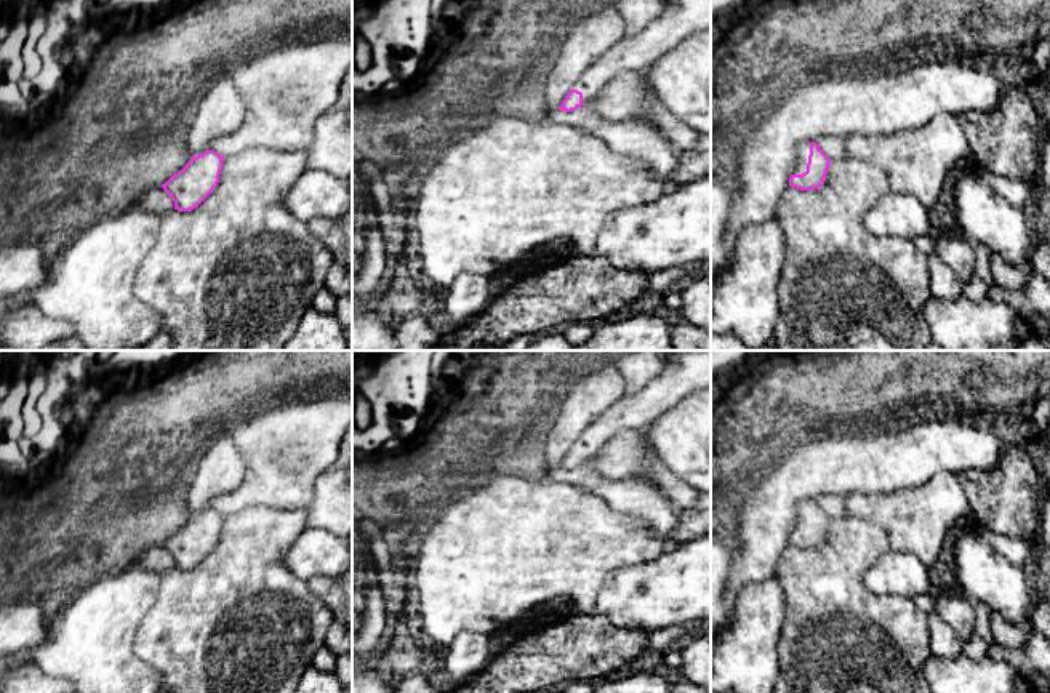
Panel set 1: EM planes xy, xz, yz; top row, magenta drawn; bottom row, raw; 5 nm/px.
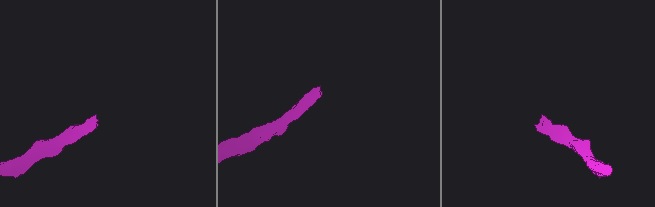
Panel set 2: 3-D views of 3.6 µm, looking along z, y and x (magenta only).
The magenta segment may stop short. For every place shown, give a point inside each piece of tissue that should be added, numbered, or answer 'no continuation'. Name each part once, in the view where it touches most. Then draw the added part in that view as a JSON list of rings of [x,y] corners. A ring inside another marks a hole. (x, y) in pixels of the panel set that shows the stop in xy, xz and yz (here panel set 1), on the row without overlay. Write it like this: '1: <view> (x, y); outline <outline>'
1: yz (804, 508); outline [[[805,499],[799,504],[797,522],[792,528],[792,533],[802,533],[807,530],[808,514],[810,514],[810,499]]]

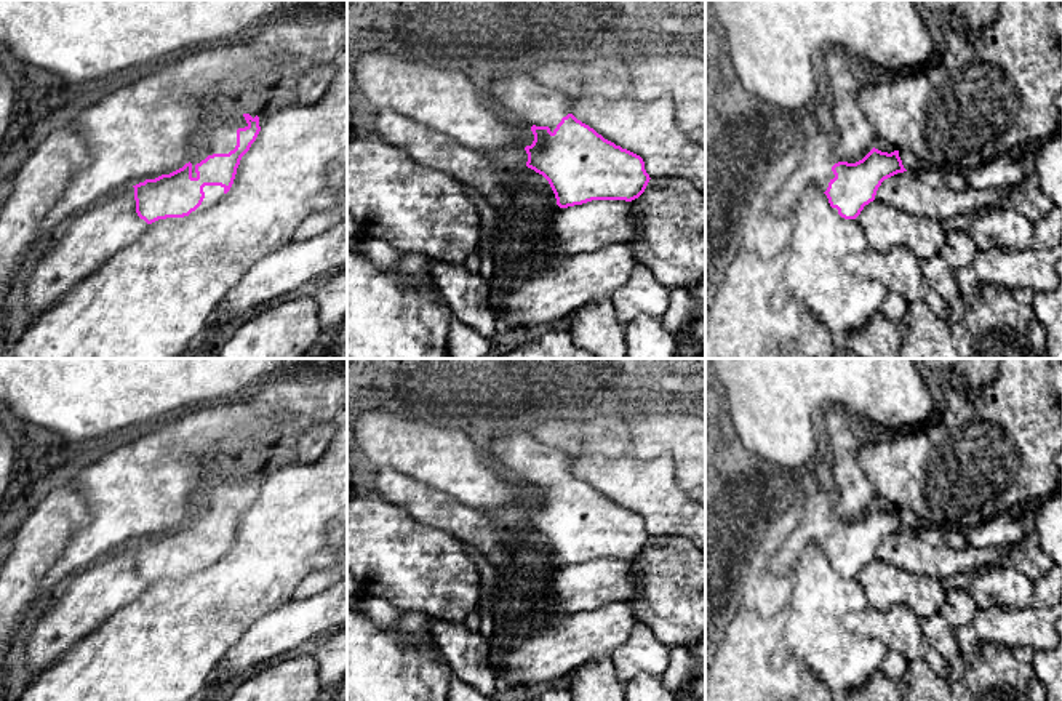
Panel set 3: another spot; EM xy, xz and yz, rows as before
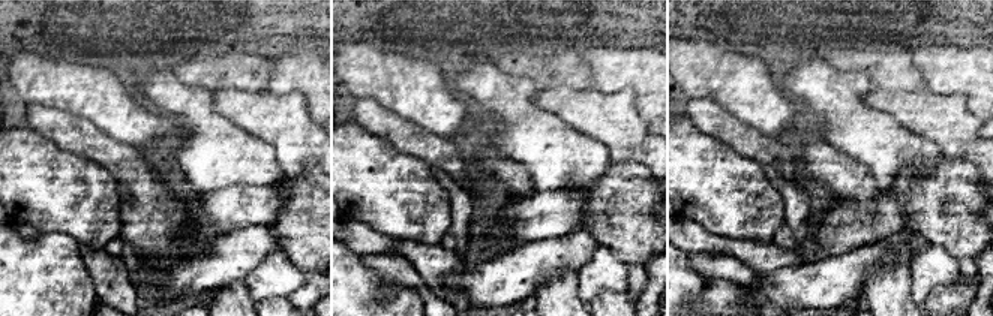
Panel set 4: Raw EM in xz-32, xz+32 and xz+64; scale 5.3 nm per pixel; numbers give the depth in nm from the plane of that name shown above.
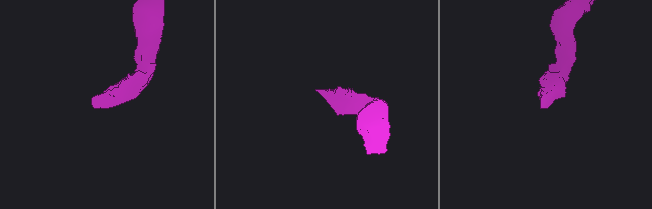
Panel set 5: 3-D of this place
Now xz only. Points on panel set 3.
1: xz (519, 455); outline [[[512,432],[481,447],[486,459],[499,471],[526,487],[557,487],[571,472],[573,458],[560,448],[549,447],[528,432]]]

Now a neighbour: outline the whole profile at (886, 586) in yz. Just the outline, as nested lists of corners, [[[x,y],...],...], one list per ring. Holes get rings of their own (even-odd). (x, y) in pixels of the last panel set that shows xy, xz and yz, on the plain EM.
[[[876,557],[864,565],[856,579],[864,587],[868,607],[878,611],[907,607],[924,621],[947,600],[942,581],[900,570]]]

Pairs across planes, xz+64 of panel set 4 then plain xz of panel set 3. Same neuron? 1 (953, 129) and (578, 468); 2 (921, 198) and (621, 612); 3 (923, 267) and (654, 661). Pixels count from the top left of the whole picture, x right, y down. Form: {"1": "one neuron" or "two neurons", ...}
{"1": "one neuron", "2": "two neurons", "3": "one neuron"}

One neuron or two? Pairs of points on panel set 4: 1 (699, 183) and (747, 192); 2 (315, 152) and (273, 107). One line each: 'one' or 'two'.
1: one
2: one

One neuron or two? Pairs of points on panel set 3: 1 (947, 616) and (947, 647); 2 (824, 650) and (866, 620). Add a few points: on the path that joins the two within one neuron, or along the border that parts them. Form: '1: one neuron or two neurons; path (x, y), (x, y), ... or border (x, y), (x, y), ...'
1: one neuron; path (947, 624), (947, 639)
2: two neurons; border (842, 616), (848, 631), (885, 645)

